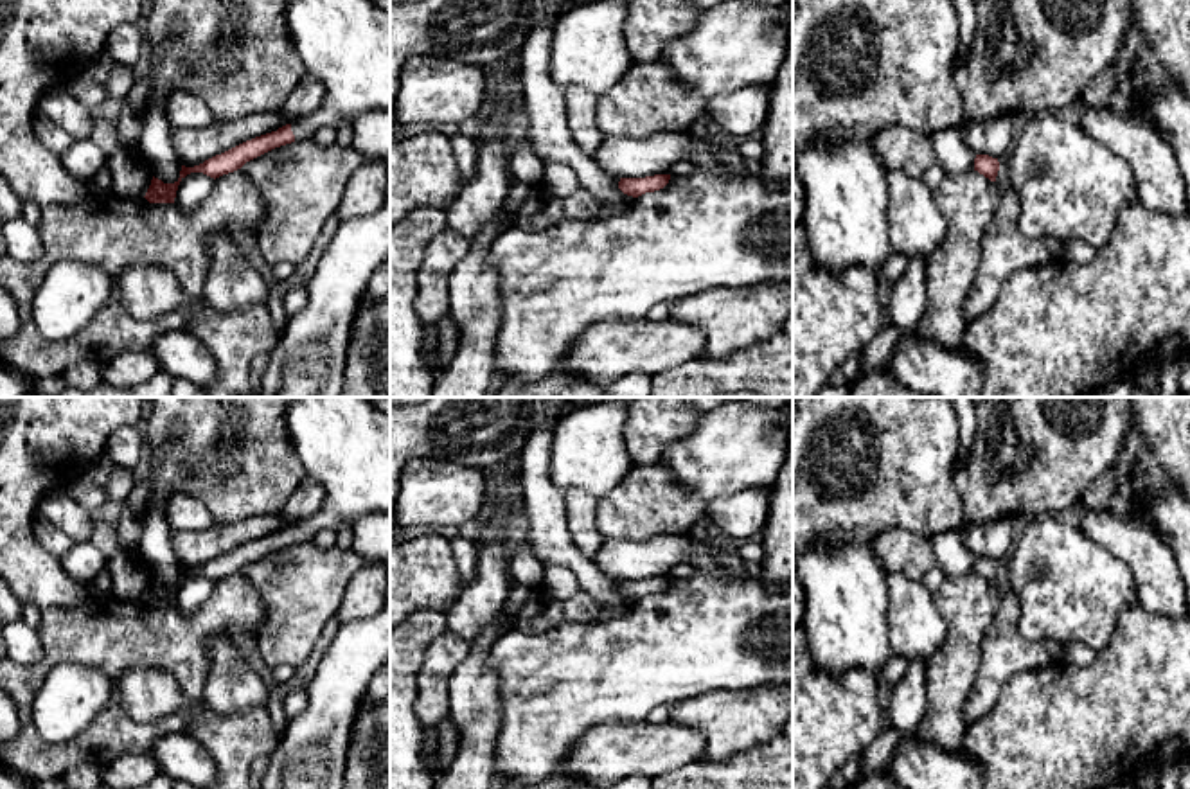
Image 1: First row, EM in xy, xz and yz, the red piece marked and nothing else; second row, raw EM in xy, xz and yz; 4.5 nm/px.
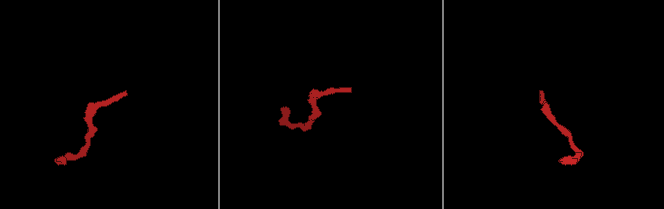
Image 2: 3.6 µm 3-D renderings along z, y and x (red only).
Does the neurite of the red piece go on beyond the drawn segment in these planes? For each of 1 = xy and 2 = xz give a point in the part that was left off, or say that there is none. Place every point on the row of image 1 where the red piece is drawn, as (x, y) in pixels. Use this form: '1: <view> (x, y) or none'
1: xy (344, 44)
2: none

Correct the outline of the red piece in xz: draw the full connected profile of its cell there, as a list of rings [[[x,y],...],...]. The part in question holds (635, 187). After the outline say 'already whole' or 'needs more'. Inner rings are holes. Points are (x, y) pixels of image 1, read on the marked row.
[[[654,174],[645,178],[620,178],[618,189],[633,198],[638,198],[645,192],[654,192],[663,189],[670,180],[670,174]]]; already whole

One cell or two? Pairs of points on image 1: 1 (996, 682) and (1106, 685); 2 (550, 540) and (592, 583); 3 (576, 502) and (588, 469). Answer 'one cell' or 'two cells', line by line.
1: two cells
2: one cell
3: two cells

